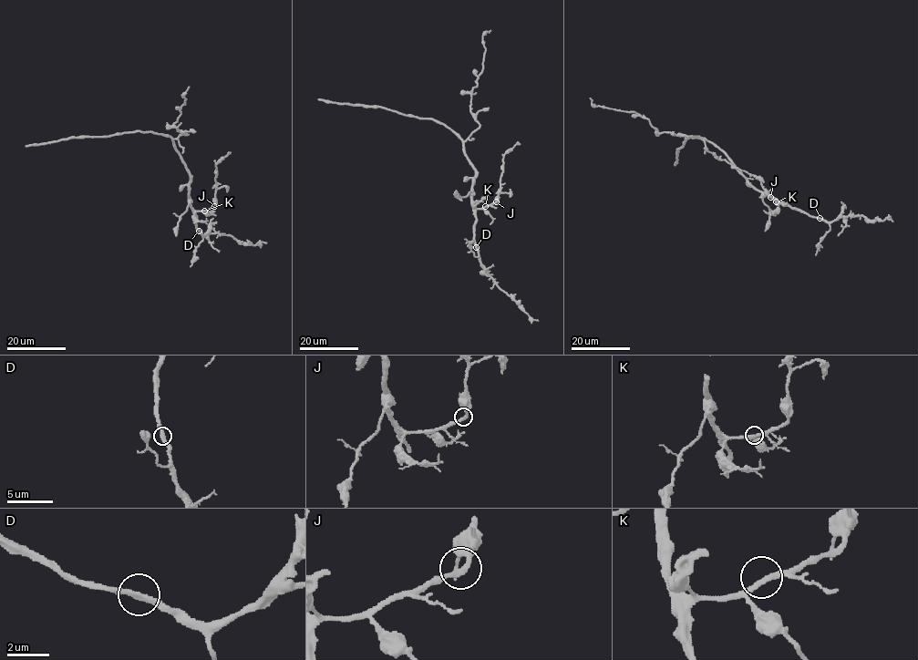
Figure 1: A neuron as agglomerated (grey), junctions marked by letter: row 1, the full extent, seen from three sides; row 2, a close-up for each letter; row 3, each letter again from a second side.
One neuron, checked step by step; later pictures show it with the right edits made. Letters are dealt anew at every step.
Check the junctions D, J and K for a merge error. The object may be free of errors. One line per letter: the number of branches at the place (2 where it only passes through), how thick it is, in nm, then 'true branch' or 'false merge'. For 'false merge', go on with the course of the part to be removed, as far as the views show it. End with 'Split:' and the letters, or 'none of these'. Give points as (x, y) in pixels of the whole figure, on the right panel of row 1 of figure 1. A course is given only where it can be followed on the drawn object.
D: 2 | 240 nm | true branch
J: 2 | 260 nm | true branch
K: 2 | 280 nm | true branch
Split: none of these

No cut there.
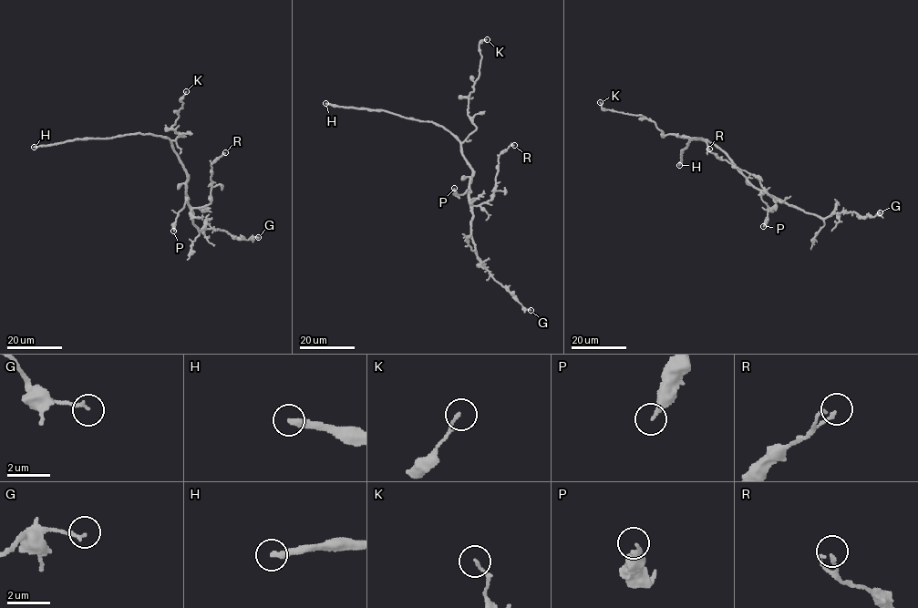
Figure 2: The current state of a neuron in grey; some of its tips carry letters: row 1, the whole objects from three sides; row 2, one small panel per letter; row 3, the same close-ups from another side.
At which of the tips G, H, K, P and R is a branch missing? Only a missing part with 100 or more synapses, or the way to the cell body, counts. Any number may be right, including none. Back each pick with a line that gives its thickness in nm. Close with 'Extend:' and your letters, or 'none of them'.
H: calibre 280 nm
Extend: H

